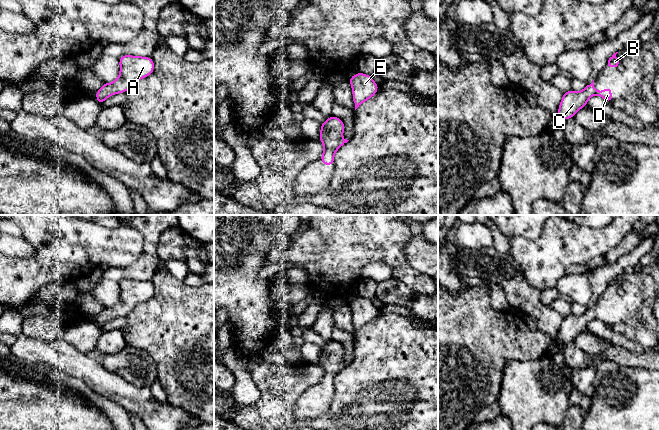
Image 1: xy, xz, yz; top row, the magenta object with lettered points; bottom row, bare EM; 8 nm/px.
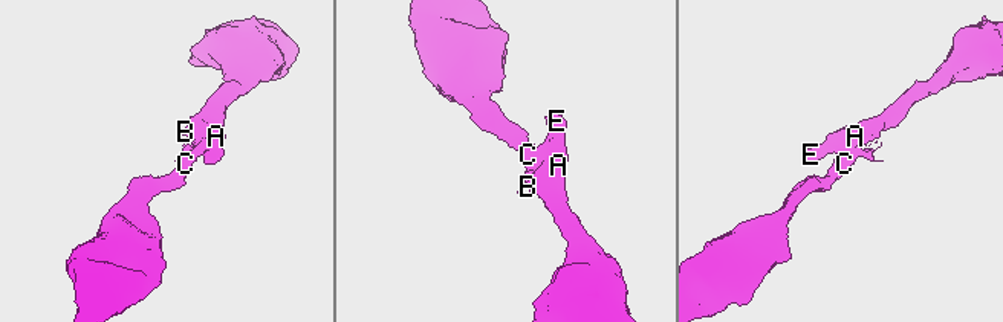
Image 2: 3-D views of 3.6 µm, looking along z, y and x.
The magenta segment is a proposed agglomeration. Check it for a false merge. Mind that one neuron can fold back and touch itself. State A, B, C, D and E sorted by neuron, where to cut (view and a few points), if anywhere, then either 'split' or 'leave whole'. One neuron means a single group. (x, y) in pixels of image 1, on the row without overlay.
A B C D E; no cut; leave whole

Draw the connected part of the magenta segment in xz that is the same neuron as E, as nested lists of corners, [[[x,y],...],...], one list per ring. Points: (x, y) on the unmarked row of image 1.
[[[360,296],[350,301],[349,305],[352,310],[355,334],[363,326],[374,320],[379,311],[379,309],[373,305],[372,300]]]

